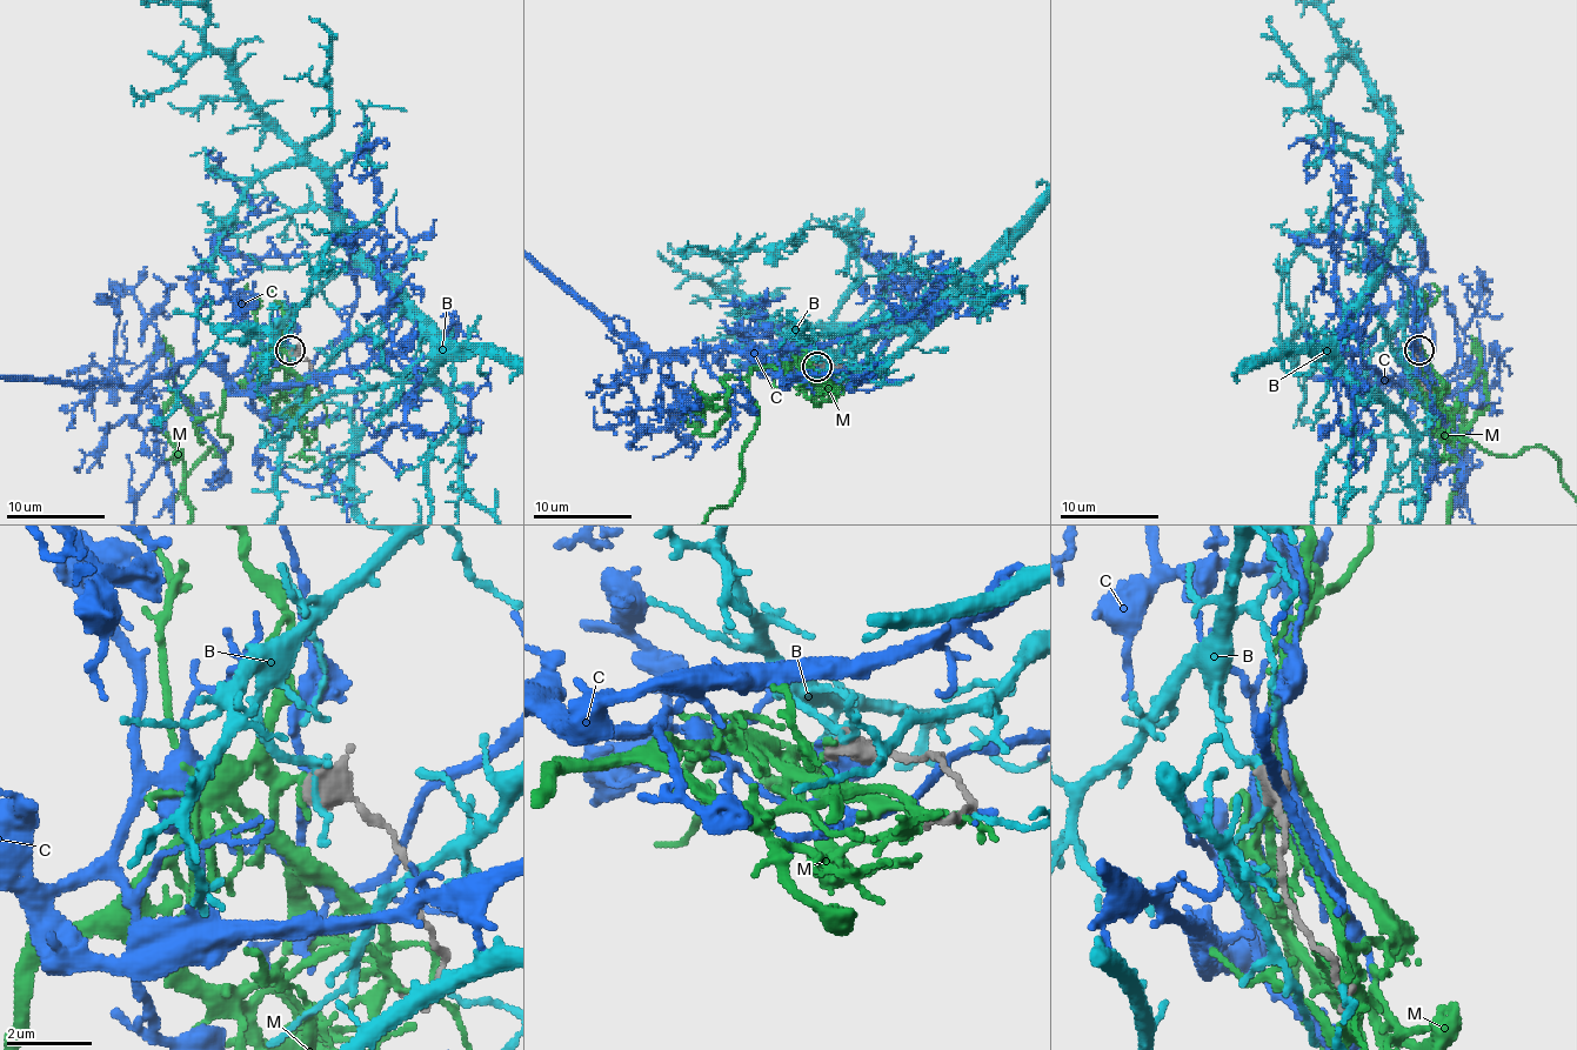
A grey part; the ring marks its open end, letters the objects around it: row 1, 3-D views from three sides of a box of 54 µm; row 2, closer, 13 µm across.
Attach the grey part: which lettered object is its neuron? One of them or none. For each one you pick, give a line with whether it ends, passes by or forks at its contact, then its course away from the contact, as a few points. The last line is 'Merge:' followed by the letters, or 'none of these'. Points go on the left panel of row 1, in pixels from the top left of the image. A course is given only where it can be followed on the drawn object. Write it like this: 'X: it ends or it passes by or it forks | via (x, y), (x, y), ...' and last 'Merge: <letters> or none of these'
Merge: none of these

